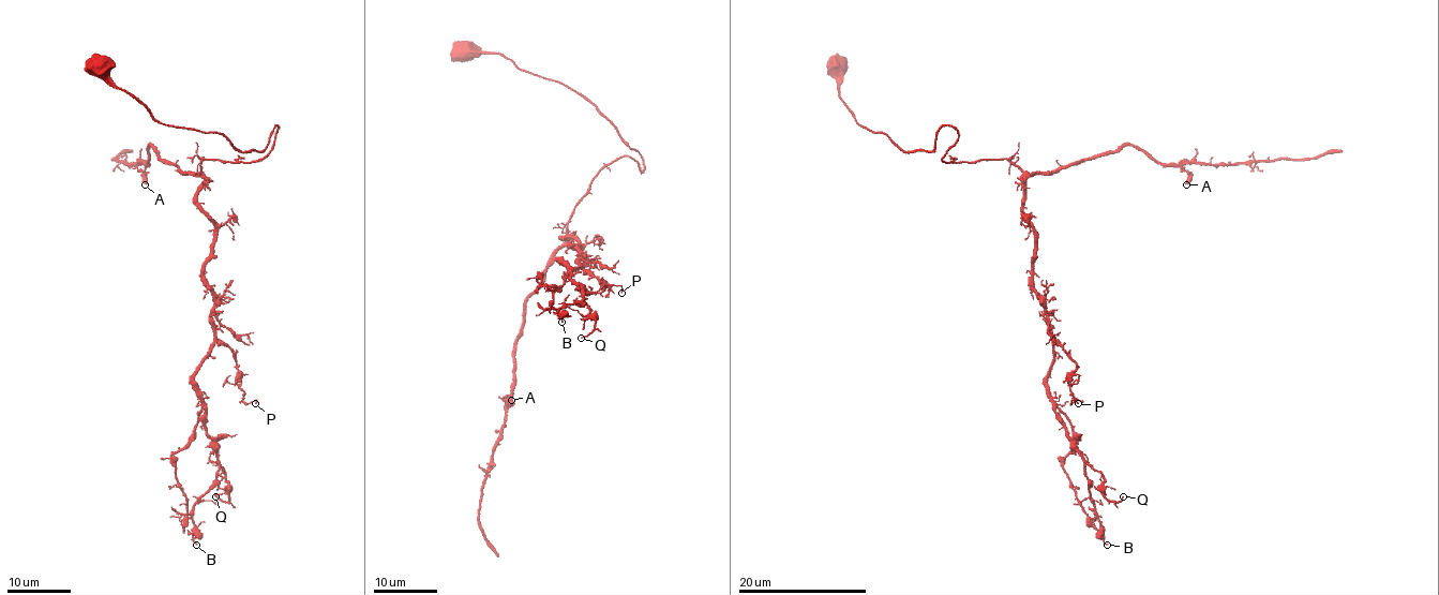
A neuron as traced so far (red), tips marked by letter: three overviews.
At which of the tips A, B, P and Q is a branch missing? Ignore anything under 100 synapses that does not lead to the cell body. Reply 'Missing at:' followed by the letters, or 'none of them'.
Missing at: none of them

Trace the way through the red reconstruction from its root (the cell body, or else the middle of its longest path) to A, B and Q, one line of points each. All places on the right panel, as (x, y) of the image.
A: (837, 65), (856, 121), (907, 152), (945, 124), (958, 139), (944, 162), (1031, 173), (1138, 146), (1186, 184)
B: (837, 65), (860, 127), (912, 152), (950, 124), (944, 162), (1022, 173), (1045, 389), (1107, 545)
Q: (837, 65), (860, 127), (912, 152), (950, 124), (944, 162), (1022, 173), (1045, 389), (1104, 496), (1123, 496)

